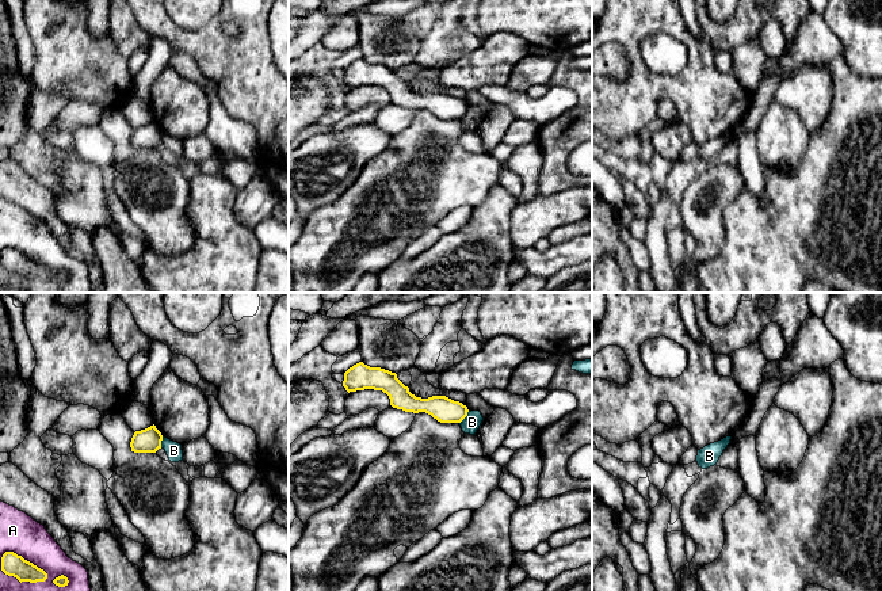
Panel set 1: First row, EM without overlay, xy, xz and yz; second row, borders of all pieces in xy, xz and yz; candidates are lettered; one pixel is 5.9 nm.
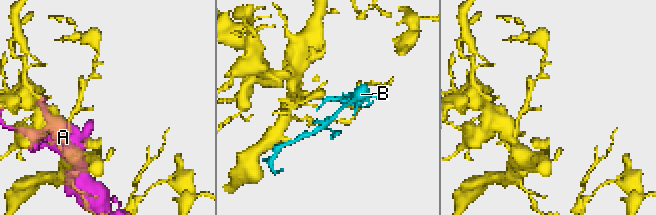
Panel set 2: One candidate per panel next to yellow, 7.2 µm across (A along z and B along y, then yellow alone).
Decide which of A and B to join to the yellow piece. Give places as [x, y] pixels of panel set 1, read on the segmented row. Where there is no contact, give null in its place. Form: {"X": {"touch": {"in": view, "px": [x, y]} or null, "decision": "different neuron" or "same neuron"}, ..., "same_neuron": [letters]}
{"A": {"touch": {"in": "xy", "px": [26, 560]}, "decision": "different neuron"}, "B": {"touch": {"in": "xz", "px": [465, 416]}, "decision": "different neuron"}, "same_neuron": []}

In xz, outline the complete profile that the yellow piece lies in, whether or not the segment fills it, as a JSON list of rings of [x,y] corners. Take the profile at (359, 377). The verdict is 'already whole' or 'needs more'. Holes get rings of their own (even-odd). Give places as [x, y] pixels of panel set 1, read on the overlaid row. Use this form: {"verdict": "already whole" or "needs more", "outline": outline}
{"verdict": "already whole", "outline": [[[363,362],[344,373],[343,386],[348,393],[364,389],[382,390],[389,396],[393,408],[413,413],[425,412],[440,423],[461,423],[469,412],[466,405],[446,396],[416,397],[396,373],[370,367]]]}

